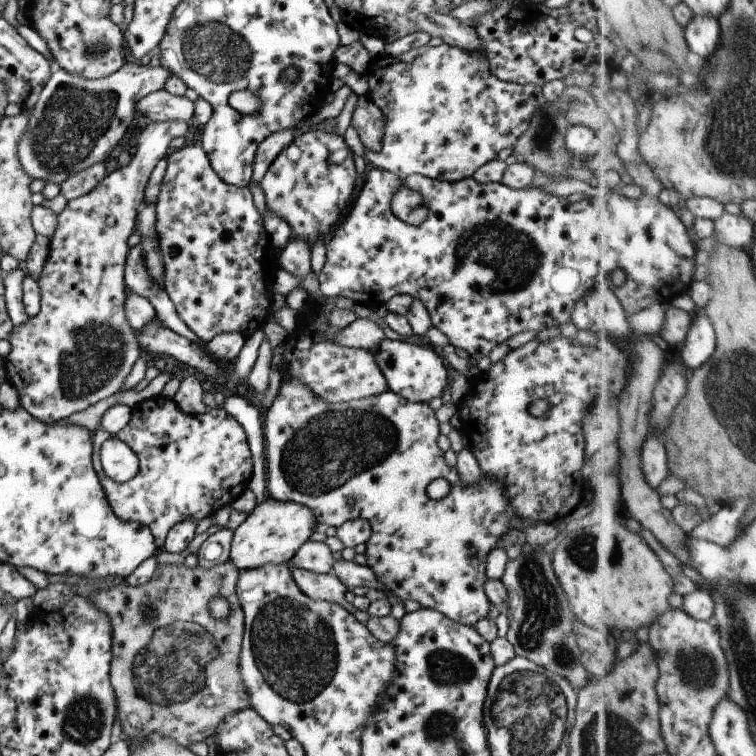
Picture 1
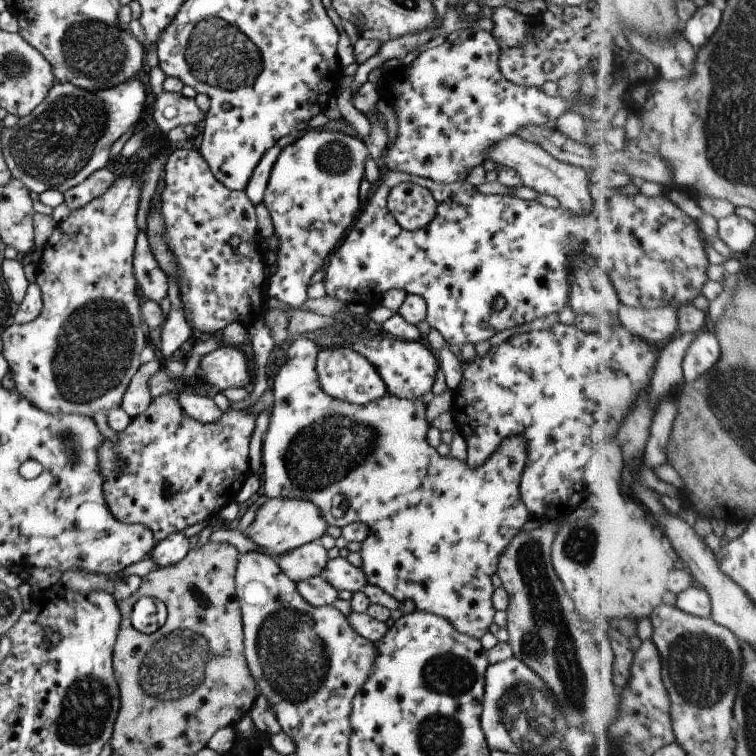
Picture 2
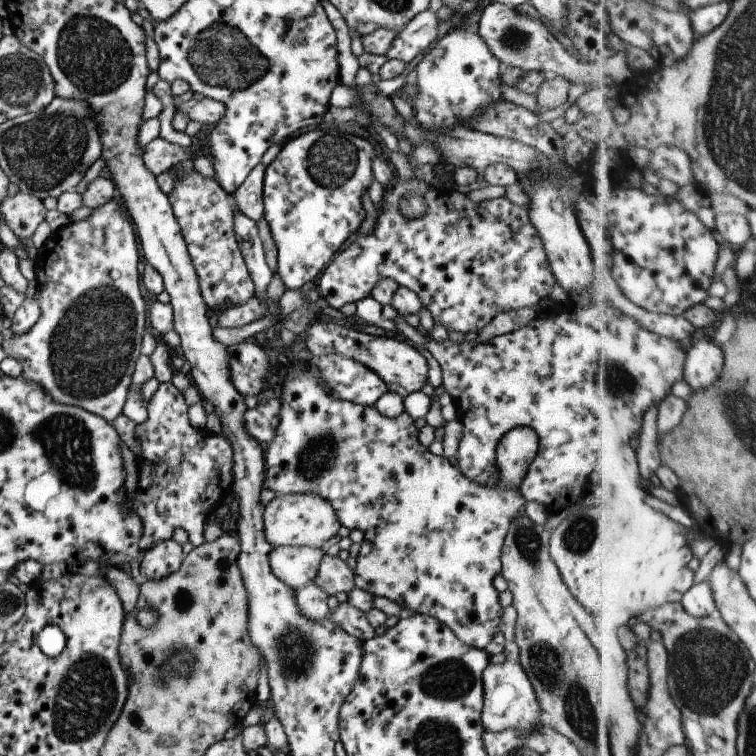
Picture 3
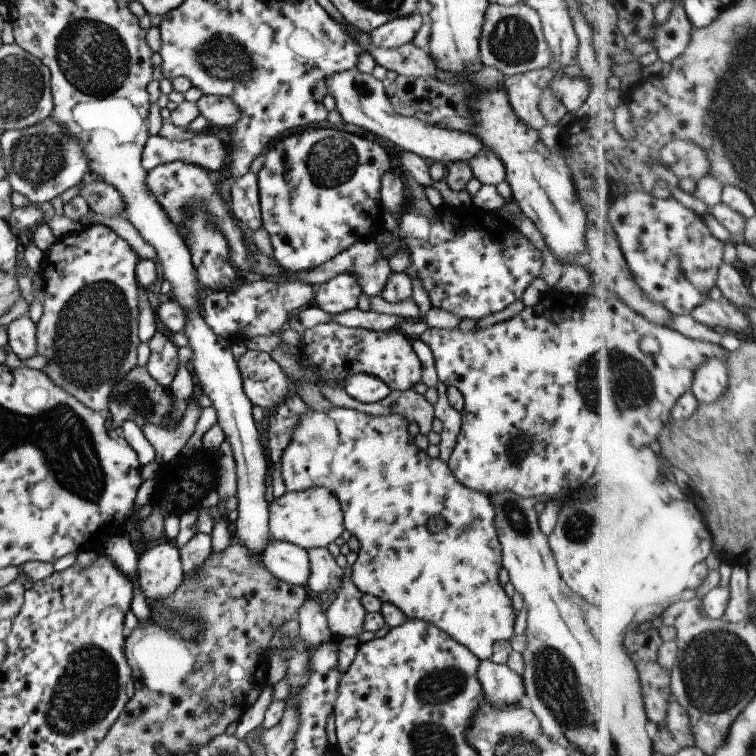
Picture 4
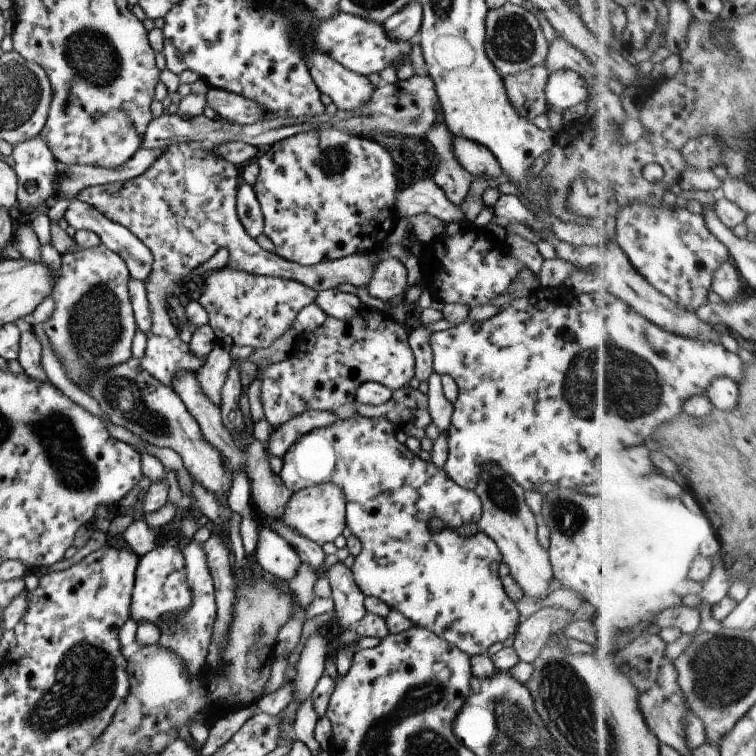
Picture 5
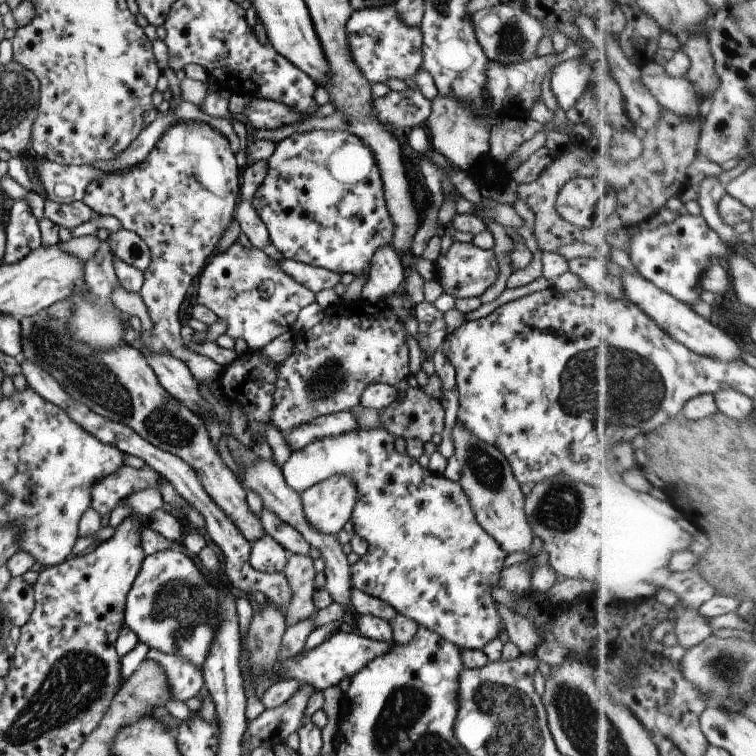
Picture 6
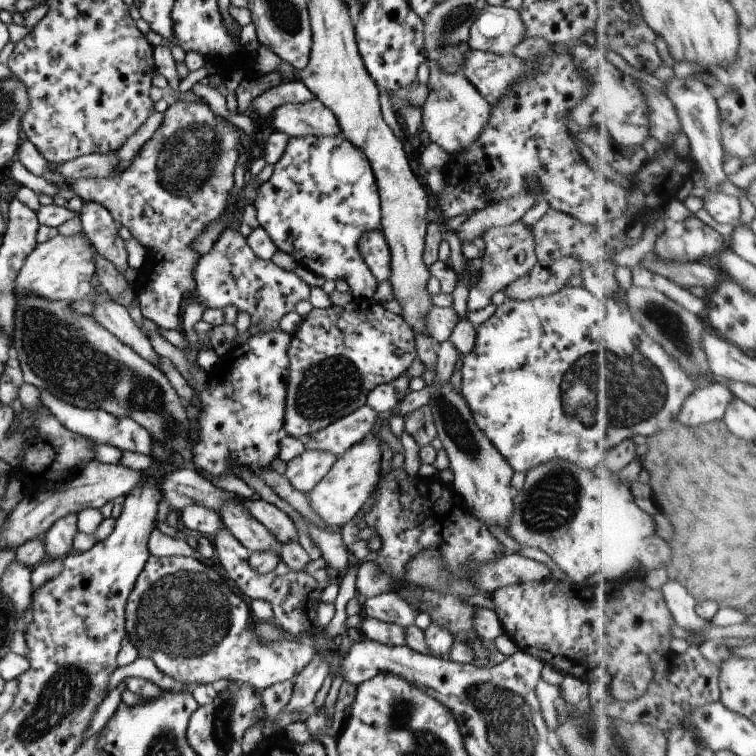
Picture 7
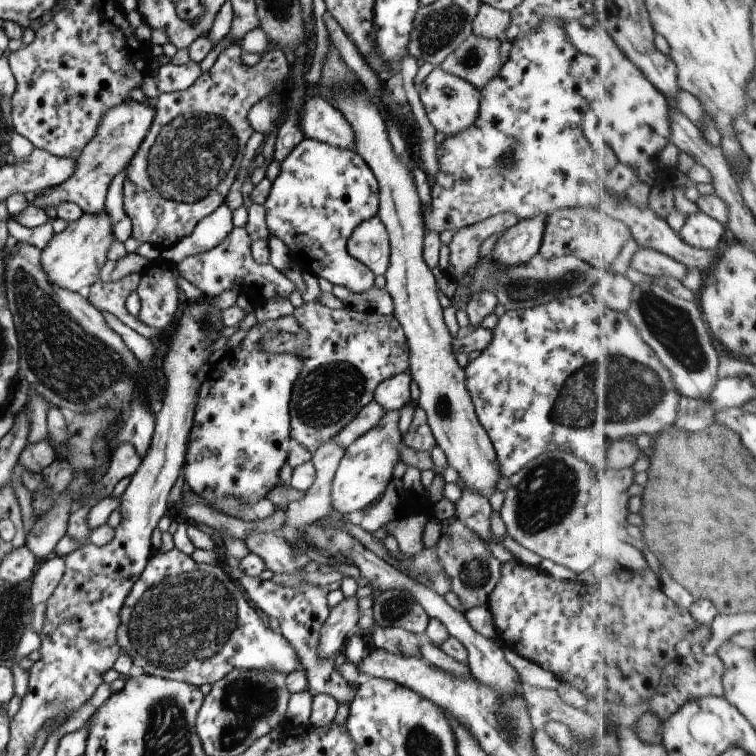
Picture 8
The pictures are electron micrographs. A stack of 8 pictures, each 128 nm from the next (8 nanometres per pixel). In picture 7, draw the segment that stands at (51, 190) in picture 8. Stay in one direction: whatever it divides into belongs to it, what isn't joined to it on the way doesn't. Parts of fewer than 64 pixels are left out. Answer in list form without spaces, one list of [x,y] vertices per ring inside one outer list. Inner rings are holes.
[[[79,200],[78,213],[81,233],[91,242],[96,253],[111,262],[117,270],[121,270],[121,274],[128,270],[124,242],[117,234],[118,226],[109,212],[97,202]]]

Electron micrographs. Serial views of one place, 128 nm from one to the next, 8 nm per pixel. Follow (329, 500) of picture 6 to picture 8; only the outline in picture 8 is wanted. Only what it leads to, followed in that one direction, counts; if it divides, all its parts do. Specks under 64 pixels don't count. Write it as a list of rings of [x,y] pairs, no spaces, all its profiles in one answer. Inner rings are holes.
[[[398,410],[385,411],[375,428],[371,428],[344,448],[343,456],[339,460],[331,481],[331,494],[329,494],[330,508],[333,508],[335,512],[347,514],[354,510],[361,511],[385,492],[385,486],[393,477],[394,466],[400,461],[397,446],[402,436],[398,430],[398,418]]]

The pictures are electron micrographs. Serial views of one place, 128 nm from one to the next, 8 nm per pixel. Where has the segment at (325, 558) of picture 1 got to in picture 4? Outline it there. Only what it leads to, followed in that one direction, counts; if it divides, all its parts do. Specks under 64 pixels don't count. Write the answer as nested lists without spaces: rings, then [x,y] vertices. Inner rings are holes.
[[[269,538],[260,556],[260,564],[267,572],[287,584],[306,587],[309,558],[304,548]]]

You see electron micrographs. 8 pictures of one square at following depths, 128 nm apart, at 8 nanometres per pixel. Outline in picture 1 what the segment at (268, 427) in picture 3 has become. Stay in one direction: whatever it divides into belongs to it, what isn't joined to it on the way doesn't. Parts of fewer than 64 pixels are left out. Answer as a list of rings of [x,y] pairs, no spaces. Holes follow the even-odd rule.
[[[157,395],[148,400],[137,402],[131,408],[129,422],[115,434],[115,437],[135,454],[138,461],[138,472],[123,483],[111,481],[100,468],[98,453],[101,444],[111,436],[97,429],[91,433],[92,468],[103,490],[108,507],[113,515],[122,522],[140,523],[152,534],[157,551],[162,550],[169,530],[184,519],[200,521],[227,507],[248,488],[252,476],[252,457],[242,427],[223,409],[208,409],[205,413],[193,415],[183,413],[170,399]]]

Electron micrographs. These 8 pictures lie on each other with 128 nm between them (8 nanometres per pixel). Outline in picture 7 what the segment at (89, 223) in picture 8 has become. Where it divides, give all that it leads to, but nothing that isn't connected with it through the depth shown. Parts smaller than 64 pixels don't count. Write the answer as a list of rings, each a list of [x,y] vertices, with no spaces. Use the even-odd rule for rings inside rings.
[[[57,233],[49,240],[36,244],[29,252],[29,256],[23,260],[23,266],[15,276],[13,282],[13,294],[15,299],[21,298],[25,292],[35,292],[39,298],[45,300],[61,300],[73,302],[87,298],[89,292],[95,292],[91,284],[91,278],[95,274],[95,262],[93,262],[91,242],[82,234],[63,236]]]

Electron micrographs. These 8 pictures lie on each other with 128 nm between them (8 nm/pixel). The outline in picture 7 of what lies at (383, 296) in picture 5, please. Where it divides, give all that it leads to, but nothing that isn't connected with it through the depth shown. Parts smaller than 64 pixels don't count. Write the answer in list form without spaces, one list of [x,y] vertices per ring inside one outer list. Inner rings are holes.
[[[371,230],[371,232],[363,232],[359,242],[357,242],[357,250],[361,260],[365,262],[365,266],[369,268],[376,282],[385,282],[389,278],[389,248],[383,234],[380,230]]]

